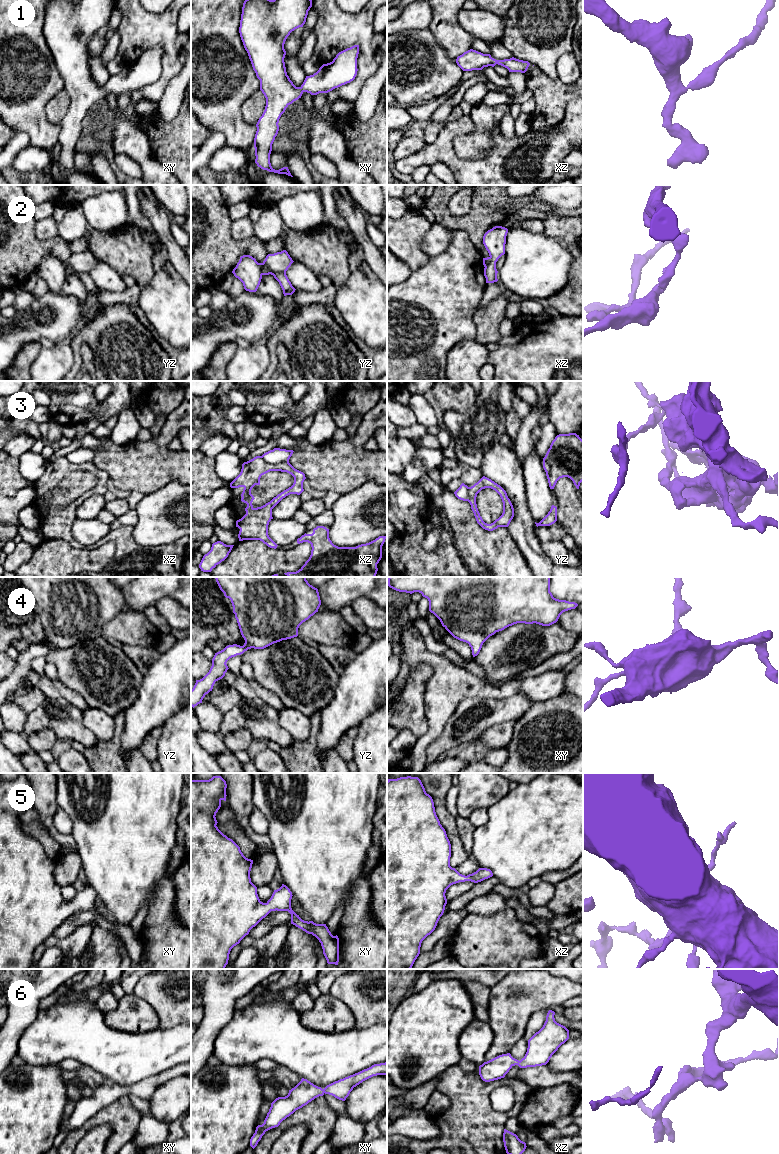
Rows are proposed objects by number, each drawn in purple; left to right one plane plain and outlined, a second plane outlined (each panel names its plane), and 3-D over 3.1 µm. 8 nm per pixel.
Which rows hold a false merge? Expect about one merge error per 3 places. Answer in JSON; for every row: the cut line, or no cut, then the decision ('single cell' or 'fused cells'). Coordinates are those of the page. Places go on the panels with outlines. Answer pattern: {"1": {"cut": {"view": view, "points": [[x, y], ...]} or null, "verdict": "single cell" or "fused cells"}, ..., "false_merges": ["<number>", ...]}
{"1": {"cut": null, "verdict": "single cell"}, "2": {"cut": {"view": "yz", "points": [[285, 272], [274, 272], [264, 268], [261, 274]]}, "verdict": "fused cells"}, "3": {"cut": {"view": "xz", "points": [[261, 456], [270, 463], [288, 462]]}, "verdict": "fused cells"}, "4": {"cut": null, "verdict": "single cell"}, "5": {"cut": null, "verdict": "single cell"}, "6": {"cut": null, "verdict": "single cell"}, "false_merges": ["2", "3"]}

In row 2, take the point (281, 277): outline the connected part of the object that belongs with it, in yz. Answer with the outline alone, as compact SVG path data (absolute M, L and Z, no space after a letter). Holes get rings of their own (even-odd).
M264 268L262 275L273 275L274 278L279 282L284 296L292 295L295 292L295 288L292 286L291 282L289 281L286 272L274 272L269 268Z

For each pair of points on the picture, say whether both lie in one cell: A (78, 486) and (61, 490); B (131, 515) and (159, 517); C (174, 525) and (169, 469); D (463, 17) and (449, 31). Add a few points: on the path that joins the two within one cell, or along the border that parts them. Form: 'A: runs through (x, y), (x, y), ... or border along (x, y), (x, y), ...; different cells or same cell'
A: border along (64, 484), (67, 493), (59, 499); different cells
B: border along (135, 510), (137, 522), (133, 526); different cells
C: border along (180, 482), (169, 482), (149, 493); different cells
D: border along (459, 10), (457, 15), (458, 23), (475, 38); different cells

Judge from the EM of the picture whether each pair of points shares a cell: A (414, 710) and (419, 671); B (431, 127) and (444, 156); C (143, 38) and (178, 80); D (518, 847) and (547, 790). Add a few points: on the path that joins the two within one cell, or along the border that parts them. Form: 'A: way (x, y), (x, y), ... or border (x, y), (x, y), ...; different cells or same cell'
A: way (414, 700), (416, 681); same cell
B: border (452, 121), (441, 129), (432, 142), (425, 143); different cells
C: border (180, 70), (170, 80), (162, 96); different cells
D: way (530, 833), (547, 816), (547, 804); same cell

